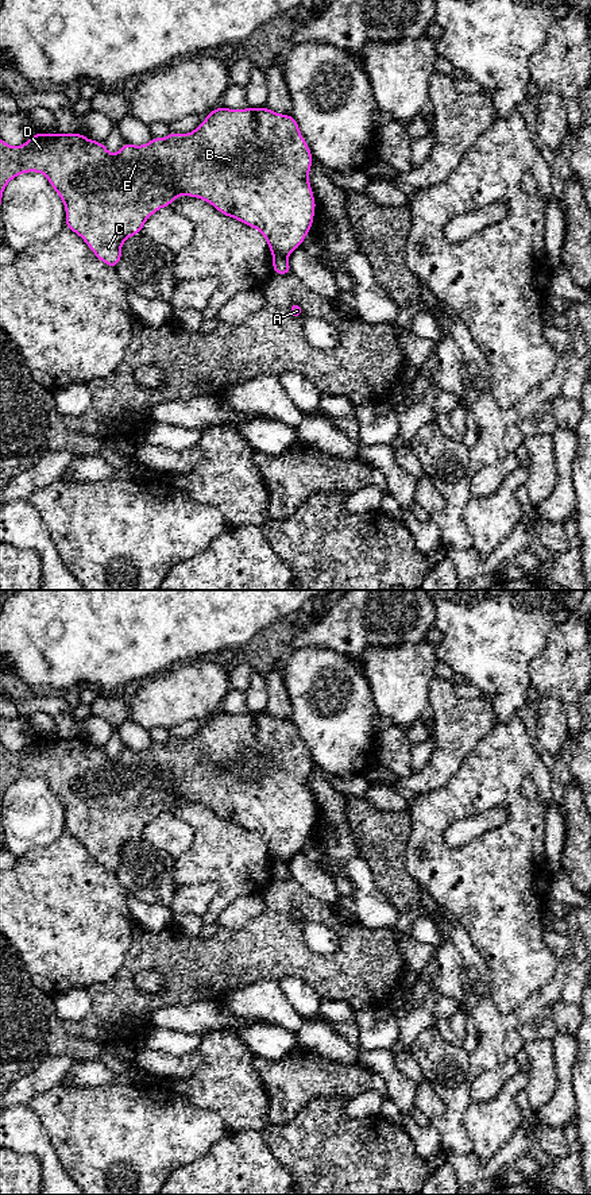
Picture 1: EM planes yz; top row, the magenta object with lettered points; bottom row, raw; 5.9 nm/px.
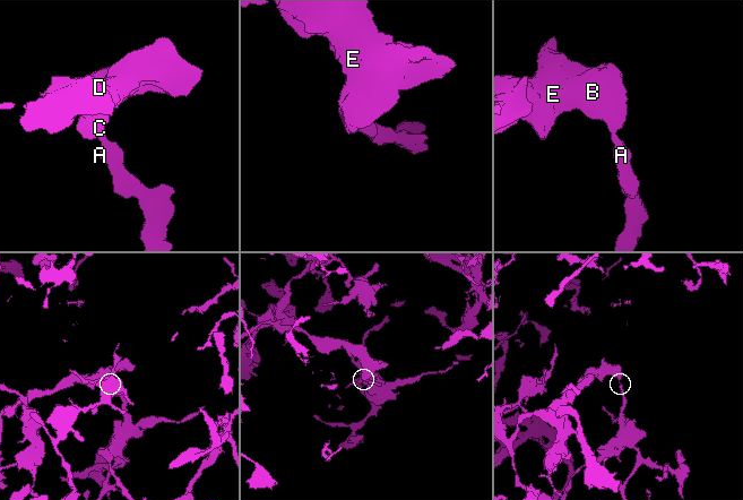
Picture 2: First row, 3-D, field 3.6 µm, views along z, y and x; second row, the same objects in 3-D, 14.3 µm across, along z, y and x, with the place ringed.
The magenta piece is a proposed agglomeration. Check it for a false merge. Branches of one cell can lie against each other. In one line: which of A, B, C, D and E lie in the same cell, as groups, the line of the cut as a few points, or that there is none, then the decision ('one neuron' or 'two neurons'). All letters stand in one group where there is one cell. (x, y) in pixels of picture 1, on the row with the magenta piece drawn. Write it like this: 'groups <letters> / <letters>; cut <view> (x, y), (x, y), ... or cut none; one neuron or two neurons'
groups A / B C D E; cut yz (274, 255), (285, 257); two neurons

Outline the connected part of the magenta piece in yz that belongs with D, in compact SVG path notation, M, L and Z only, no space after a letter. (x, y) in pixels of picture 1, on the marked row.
M217 107L210 113L208 113L206 119L190 134L182 135L178 132L170 131L166 139L155 138L150 140L146 146L134 146L131 143L124 142L120 151L115 155L109 154L105 149L104 142L94 142L86 139L81 132L63 135L63 134L32 134L30 139L20 147L12 147L7 144L0 138L0 208L1 208L1 196L4 186L16 176L27 171L38 171L47 177L53 189L62 198L66 208L66 223L65 227L80 235L89 248L94 253L94 255L104 262L105 265L116 269L121 259L121 243L132 236L142 232L144 221L155 213L162 207L170 207L171 203L179 196L190 196L205 200L212 204L219 212L224 216L233 217L240 220L242 223L256 228L266 238L270 251L274 257L287 257L294 248L302 246L306 234L310 231L313 224L313 215L316 209L316 200L313 197L313 192L310 188L310 182L308 180L308 173L313 163L313 155L302 138L298 123L293 115L279 115L271 111L270 108L247 108L247 109L227 109L224 107Z

